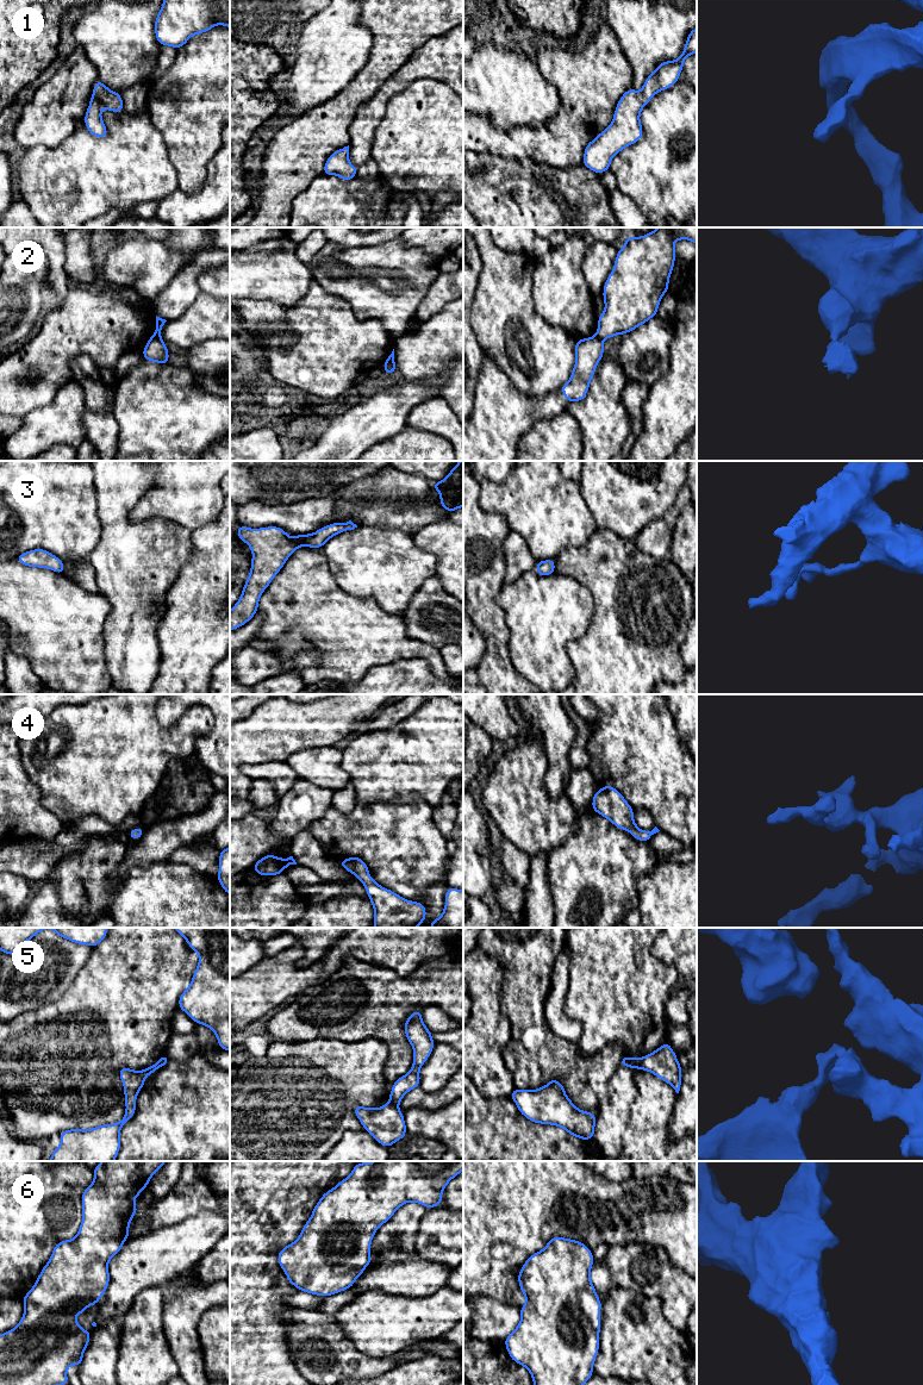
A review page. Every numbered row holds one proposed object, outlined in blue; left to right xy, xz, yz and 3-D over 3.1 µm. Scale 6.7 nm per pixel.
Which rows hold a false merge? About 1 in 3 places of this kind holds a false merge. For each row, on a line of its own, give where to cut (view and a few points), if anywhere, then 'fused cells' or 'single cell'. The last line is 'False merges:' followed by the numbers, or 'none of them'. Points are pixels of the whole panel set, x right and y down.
1: cut none; single cell
2: cut xy (151, 336), (160, 338); fused cells
3: cut none; single cell
4: cut none; single cell
5: cut yz (641, 1059), (638, 1067); fused cells
6: cut none; single cell
False merges: 2, 5

